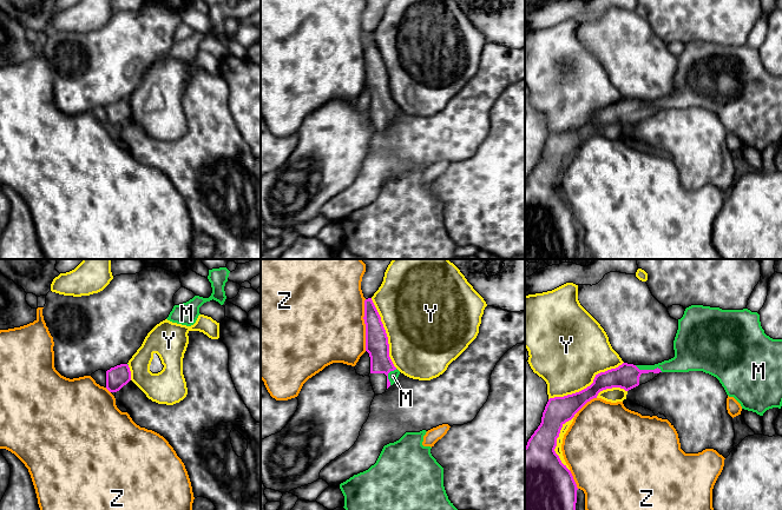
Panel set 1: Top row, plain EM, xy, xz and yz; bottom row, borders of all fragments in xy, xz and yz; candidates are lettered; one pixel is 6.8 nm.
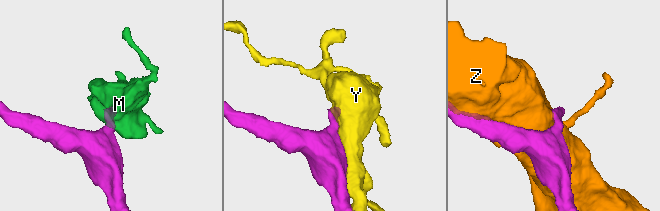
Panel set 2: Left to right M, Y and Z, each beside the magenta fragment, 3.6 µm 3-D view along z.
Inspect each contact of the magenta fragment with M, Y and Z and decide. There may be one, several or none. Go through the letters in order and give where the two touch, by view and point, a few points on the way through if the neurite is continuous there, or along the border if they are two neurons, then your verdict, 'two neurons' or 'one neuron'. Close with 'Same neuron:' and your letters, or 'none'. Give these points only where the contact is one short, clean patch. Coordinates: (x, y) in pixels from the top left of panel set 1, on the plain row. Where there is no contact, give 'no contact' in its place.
M: yz (649, 106) | across yz (626, 112), (637, 106), (649, 106), (678, 100), (684, 97) | one neuron
Y: yz (587, 123) | two neurons
Z: xz (366, 61) | two neurons
Same neuron: M

